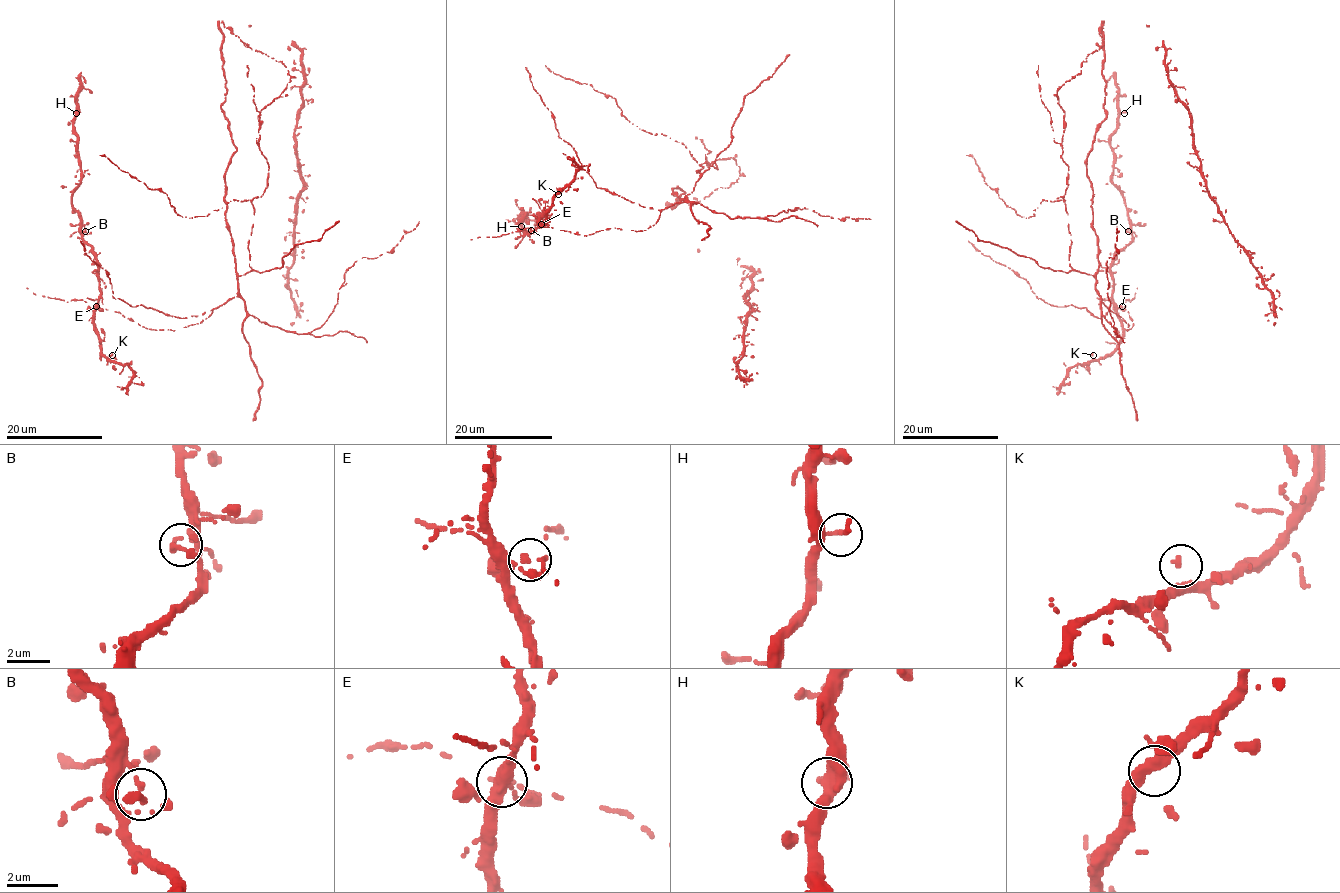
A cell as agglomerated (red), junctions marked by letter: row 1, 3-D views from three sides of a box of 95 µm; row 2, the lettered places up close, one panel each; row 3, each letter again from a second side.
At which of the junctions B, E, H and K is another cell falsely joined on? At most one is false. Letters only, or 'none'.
none

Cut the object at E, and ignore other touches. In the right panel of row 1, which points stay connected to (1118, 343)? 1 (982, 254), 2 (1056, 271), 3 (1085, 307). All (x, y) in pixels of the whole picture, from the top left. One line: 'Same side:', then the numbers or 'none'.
Same side: 2

